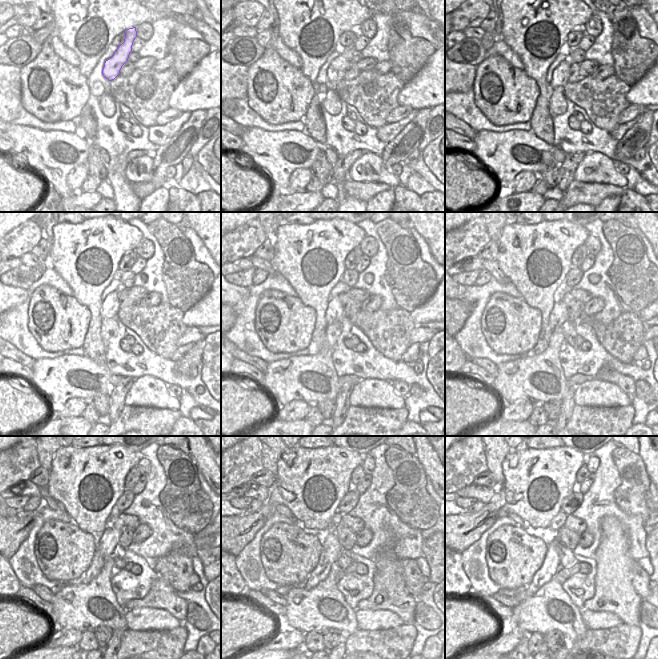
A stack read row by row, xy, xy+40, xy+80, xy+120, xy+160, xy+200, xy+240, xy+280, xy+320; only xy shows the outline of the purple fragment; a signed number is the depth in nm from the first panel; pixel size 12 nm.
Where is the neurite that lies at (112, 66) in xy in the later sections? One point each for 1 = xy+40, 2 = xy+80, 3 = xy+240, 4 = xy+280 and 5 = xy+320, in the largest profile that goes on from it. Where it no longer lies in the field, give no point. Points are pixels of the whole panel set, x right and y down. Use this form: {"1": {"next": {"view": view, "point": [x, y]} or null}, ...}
{"1": {"next": {"view": "xy+40", "point": [336, 70]}}, "2": {"next": {"view": "xy+80", "point": [560, 75]}}, "3": {"next": {"view": "xy+240", "point": [108, 546]}}, "4": {"next": {"view": "xy+280", "point": [331, 549]}}, "5": {"next": {"view": "xy+320", "point": [551, 564]}}}

